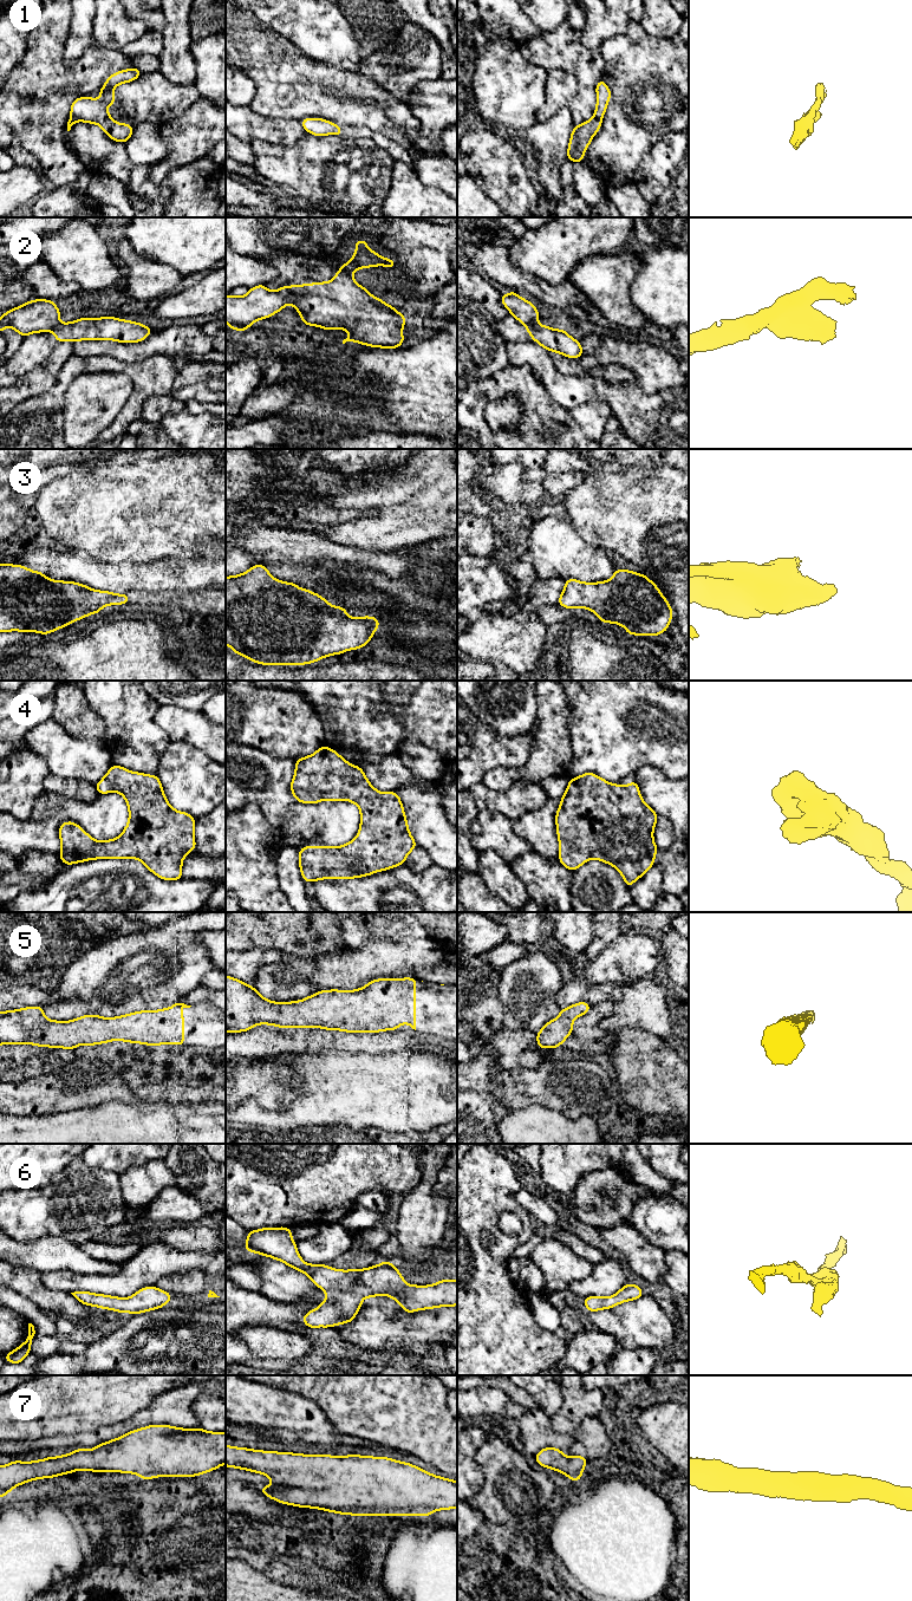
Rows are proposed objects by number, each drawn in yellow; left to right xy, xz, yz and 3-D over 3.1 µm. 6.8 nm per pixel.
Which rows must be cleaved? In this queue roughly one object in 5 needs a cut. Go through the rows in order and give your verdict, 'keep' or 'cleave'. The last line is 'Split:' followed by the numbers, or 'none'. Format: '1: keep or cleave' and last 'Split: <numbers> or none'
1: keep
2: cleave
3: keep
4: keep
5: keep
6: keep
7: keep
Split: 2

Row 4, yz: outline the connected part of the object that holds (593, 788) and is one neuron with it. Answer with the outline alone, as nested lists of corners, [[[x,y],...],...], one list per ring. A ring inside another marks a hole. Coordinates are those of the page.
[[[593,773],[573,777],[555,816],[559,860],[573,872],[587,860],[601,860],[615,867],[630,887],[654,865],[658,847],[653,842],[653,827],[657,818],[658,814],[643,801],[637,781],[619,786]]]

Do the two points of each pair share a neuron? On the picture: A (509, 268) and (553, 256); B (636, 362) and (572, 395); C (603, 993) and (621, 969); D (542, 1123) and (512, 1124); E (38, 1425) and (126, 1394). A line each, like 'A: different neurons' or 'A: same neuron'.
A: different neurons
B: different neurons
C: different neurons
D: same neuron
E: same neuron

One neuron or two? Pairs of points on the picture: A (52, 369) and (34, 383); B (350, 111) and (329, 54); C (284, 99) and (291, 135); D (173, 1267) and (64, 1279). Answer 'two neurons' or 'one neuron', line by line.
A: one neuron
B: two neurons
C: two neurons
D: one neuron

